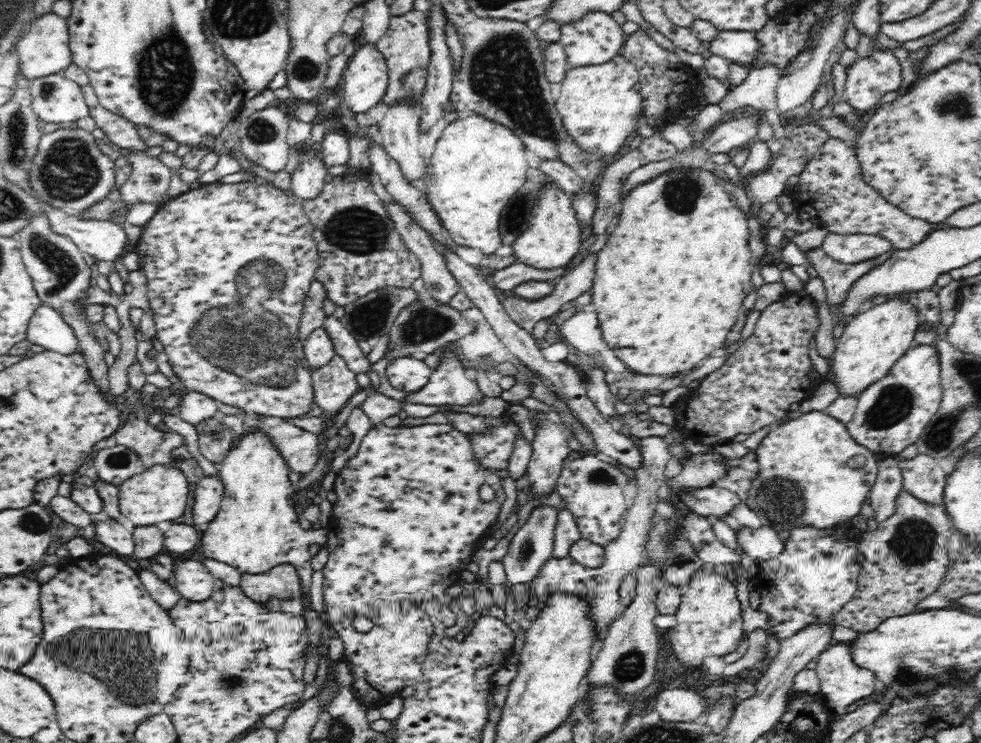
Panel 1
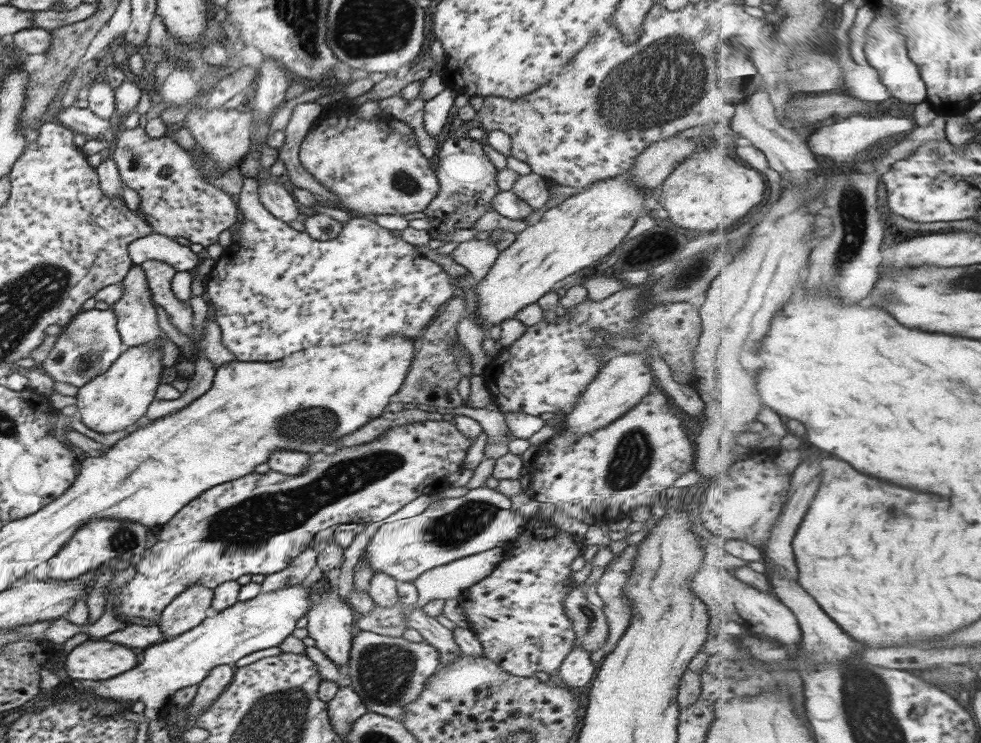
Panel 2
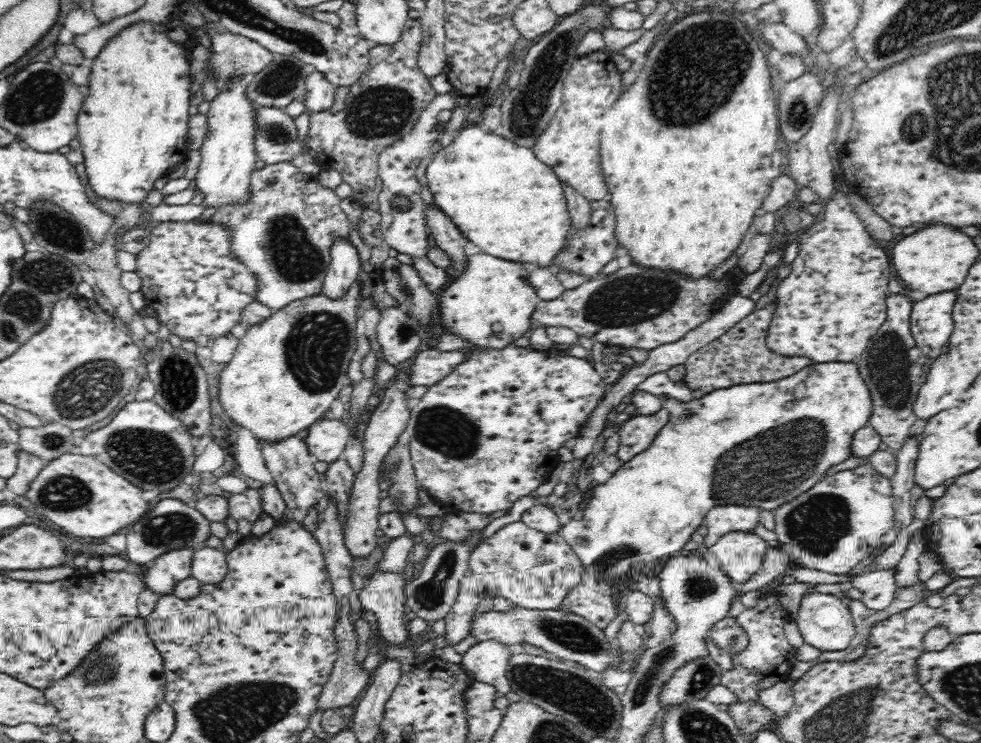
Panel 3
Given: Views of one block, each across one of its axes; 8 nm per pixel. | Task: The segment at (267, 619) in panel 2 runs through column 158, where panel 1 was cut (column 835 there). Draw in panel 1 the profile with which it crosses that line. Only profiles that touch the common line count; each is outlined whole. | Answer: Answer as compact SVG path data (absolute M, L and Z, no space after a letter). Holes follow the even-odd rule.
M833 642L817 658L815 671L819 678L820 690L818 695L823 702L830 708L835 716L843 715L846 706L861 698L867 698L874 692L877 678L873 671L860 668L854 661L851 653L851 643Z

